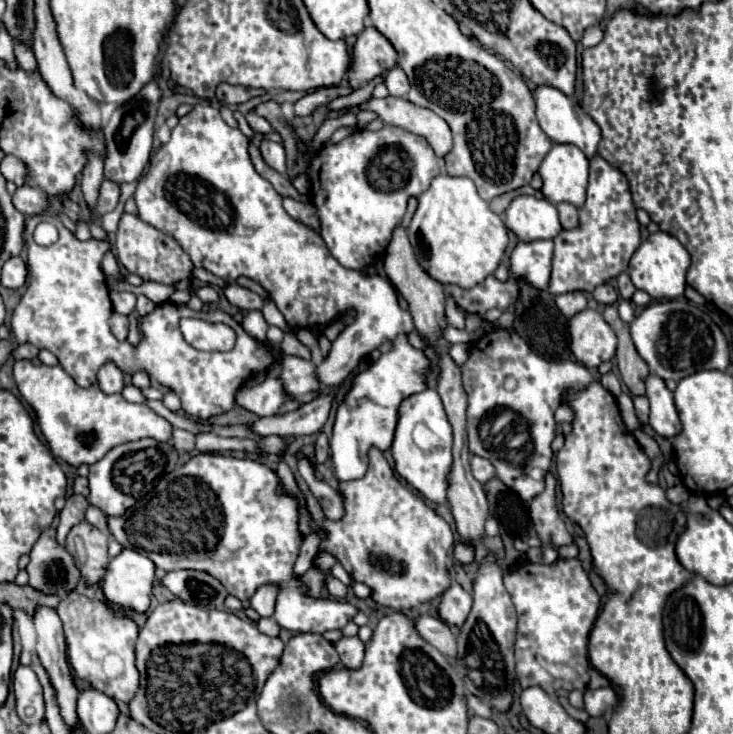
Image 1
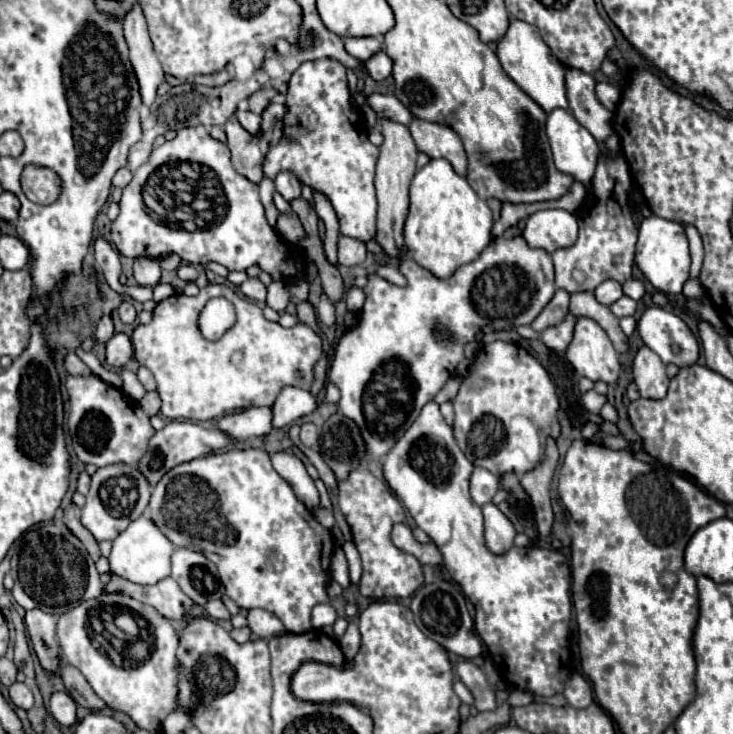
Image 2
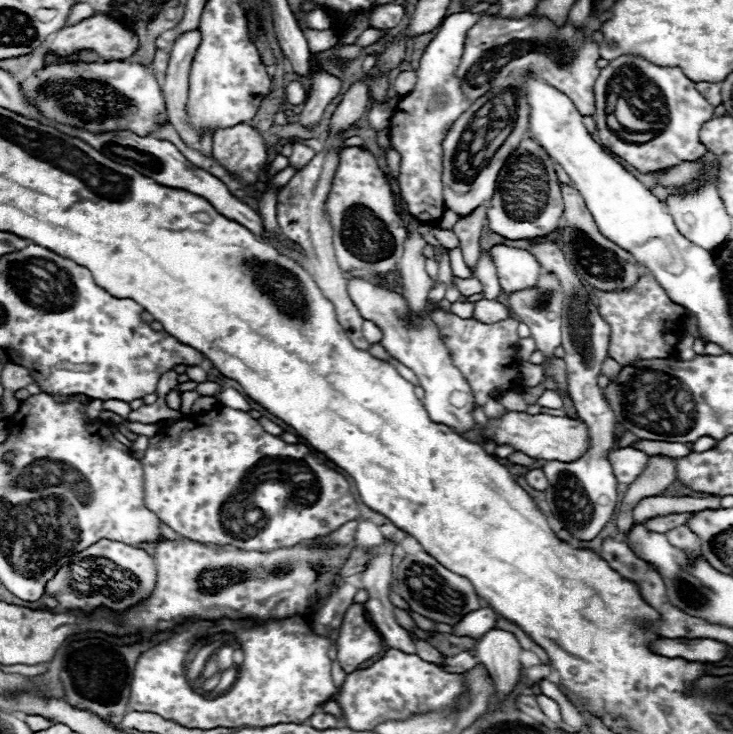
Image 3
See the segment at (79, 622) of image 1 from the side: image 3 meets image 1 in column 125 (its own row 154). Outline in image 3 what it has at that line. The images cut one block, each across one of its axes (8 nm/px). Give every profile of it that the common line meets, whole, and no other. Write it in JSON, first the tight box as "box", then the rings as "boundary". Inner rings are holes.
{"box":[594,56,714,174],"boundary":[[[620,56],[616,60],[612,60],[606,68],[600,70],[600,76],[594,84],[594,96],[596,96],[596,112],[594,112],[594,122],[596,122],[596,132],[600,138],[600,144],[614,152],[616,156],[620,156],[626,164],[630,164],[632,168],[636,168],[640,174],[648,174],[648,172],[662,172],[674,164],[680,162],[694,162],[700,156],[706,154],[706,148],[702,146],[702,142],[698,140],[698,132],[702,128],[702,124],[706,124],[706,120],[712,118],[714,106],[710,106],[706,102],[706,98],[696,90],[696,84],[692,80],[688,80],[680,68],[660,68],[654,66],[646,60],[642,60],[640,56]],[[624,68],[636,70],[638,78],[642,82],[650,82],[650,86],[654,86],[658,90],[660,100],[664,100],[666,106],[666,122],[668,126],[652,140],[644,142],[644,144],[632,144],[632,142],[624,142],[620,140],[606,124],[606,88],[608,88],[608,80],[616,74],[622,72]]]}

